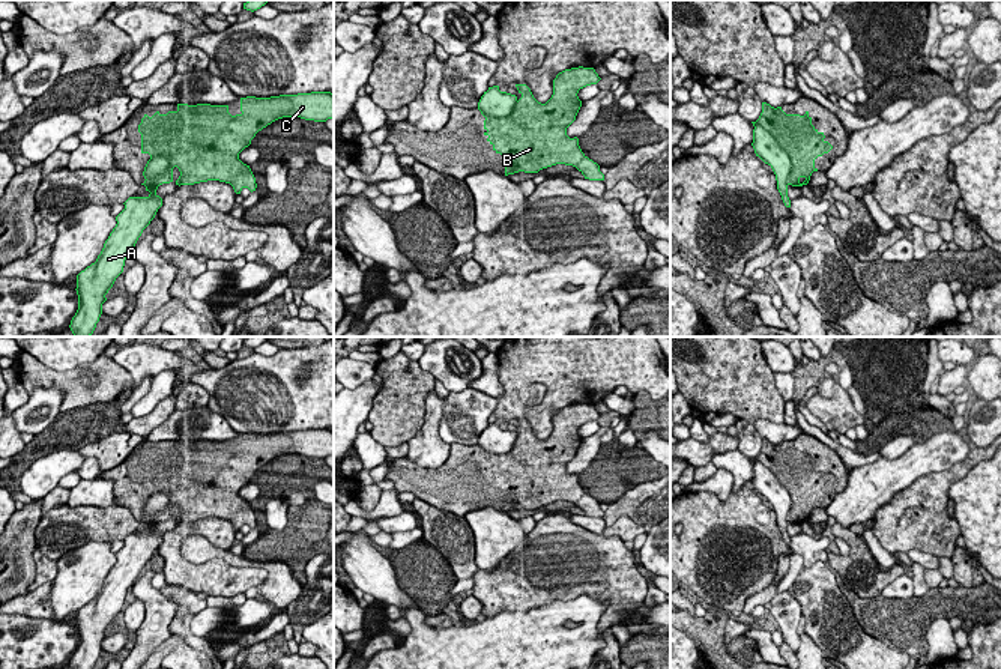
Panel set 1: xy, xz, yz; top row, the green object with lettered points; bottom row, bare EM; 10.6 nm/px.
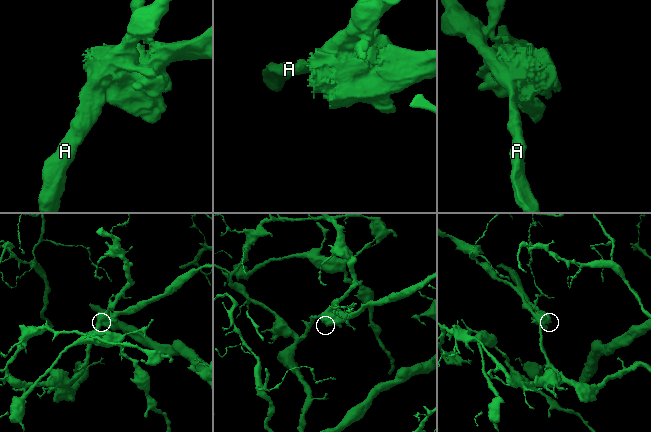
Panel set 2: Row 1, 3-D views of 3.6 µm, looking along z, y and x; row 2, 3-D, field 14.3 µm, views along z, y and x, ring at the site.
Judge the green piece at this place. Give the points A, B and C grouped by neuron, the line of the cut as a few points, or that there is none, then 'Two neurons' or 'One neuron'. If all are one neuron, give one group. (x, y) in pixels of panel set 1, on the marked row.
Groups: A / B C. Split along xy (167, 155), (167, 167), (145, 185). Two neurons

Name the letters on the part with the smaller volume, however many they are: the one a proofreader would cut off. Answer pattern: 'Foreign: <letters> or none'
Foreign: B, C

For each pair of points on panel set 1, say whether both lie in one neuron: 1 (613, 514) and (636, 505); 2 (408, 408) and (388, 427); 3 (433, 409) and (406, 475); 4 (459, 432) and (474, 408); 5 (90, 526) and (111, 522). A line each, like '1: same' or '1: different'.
1: same
2: same
3: different
4: same
5: same

